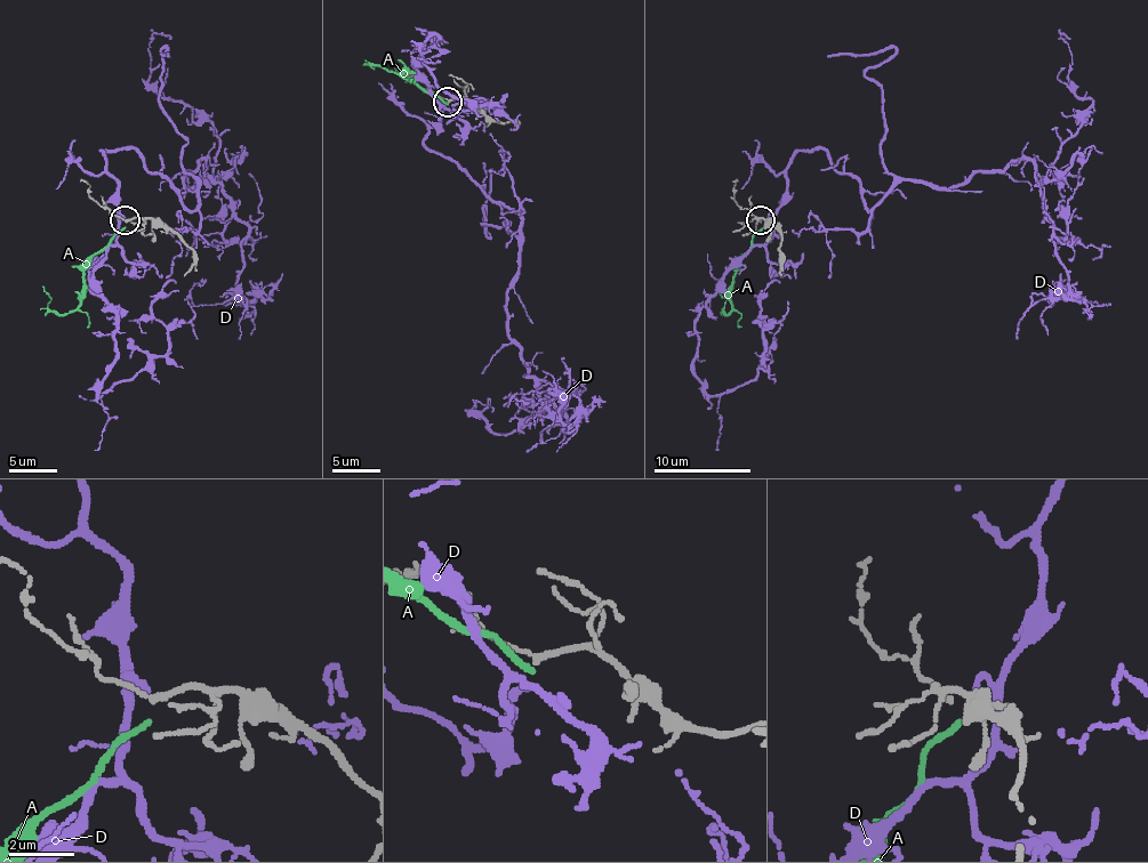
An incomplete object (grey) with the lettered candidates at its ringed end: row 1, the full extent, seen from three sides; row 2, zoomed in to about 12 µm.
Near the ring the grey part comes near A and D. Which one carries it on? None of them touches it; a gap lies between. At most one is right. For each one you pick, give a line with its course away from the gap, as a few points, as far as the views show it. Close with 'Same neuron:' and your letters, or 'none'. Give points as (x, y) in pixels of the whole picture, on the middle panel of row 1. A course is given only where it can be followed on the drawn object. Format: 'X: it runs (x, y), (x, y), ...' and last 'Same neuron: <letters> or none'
D: it runs (447, 109), (423, 143), (520, 217), (507, 336), (539, 382), (542, 413), (496, 433), (473, 402), (490, 411)
Same neuron: D

